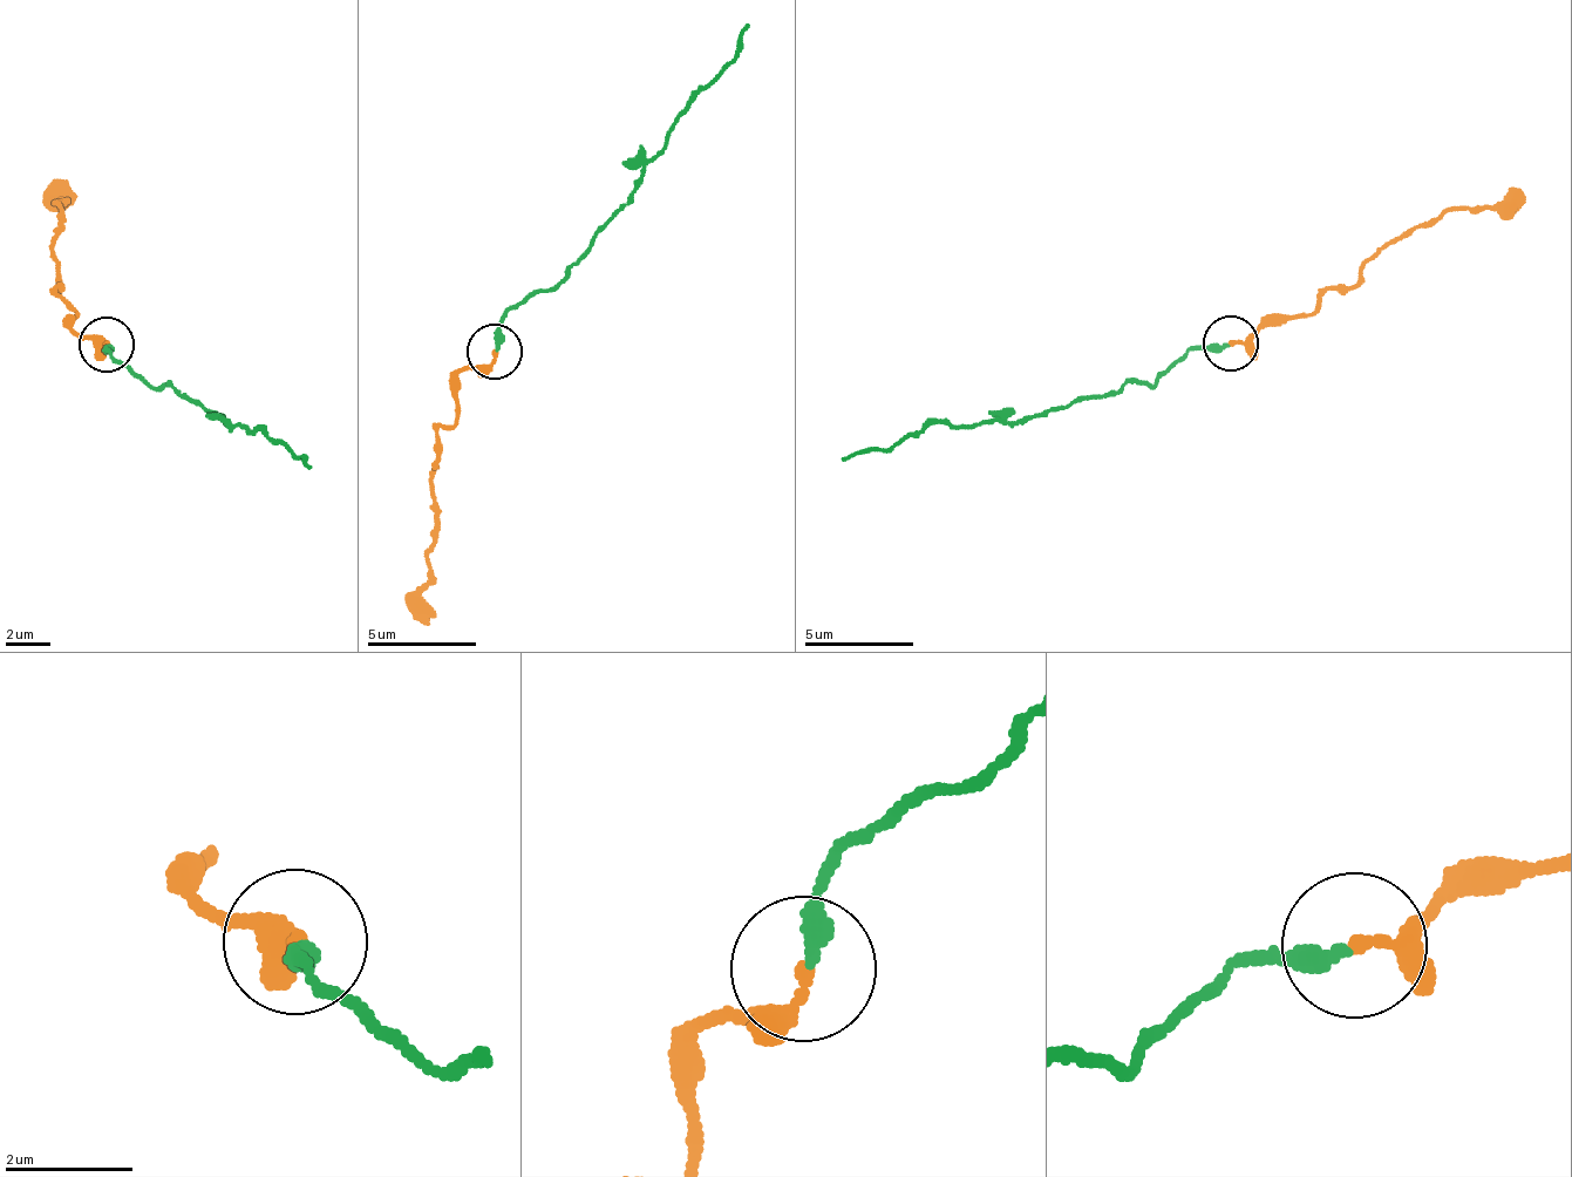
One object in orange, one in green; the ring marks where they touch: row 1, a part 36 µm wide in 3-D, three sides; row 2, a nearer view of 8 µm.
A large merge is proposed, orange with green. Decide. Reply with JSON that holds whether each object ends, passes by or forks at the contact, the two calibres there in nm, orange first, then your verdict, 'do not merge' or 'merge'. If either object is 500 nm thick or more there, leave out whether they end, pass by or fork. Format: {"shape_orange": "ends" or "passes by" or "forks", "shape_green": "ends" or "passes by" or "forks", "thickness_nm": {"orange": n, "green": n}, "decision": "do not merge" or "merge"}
{"shape_orange": "passes by", "shape_green": "ends", "thickness_nm": {"orange": 180, "green": 320}, "decision": "merge"}

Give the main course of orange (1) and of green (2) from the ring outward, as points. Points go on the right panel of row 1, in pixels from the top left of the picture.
1: (1229, 341), (1302, 319), (1324, 291), (1351, 285), (1392, 242), (1454, 209), (1513, 203), (1523, 192)
2: (1227, 342), (1195, 347), (1149, 388), (1079, 395), (1015, 423), (929, 424), (841, 460)

